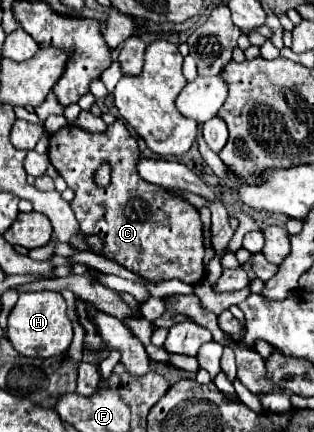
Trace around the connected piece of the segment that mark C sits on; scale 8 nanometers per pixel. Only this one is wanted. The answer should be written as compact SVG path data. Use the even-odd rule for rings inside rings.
M121 119L109 125L105 133L89 133L81 127L67 125L49 137L49 161L75 191L71 207L79 221L81 237L99 235L105 247L101 251L105 259L119 263L149 283L179 279L187 285L197 285L207 275L199 211L163 187L143 181L135 167L137 157L137 141ZM105 161L113 167L111 185L97 187L93 175Z

